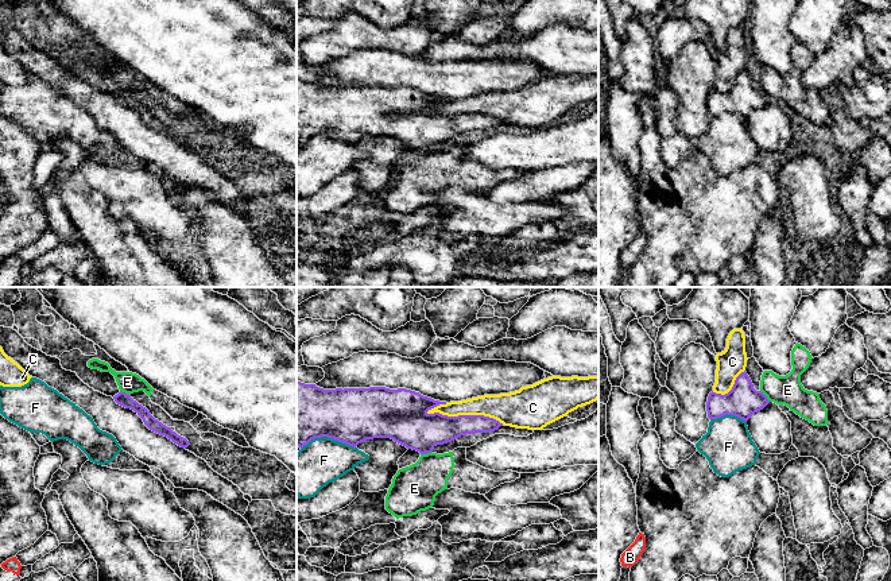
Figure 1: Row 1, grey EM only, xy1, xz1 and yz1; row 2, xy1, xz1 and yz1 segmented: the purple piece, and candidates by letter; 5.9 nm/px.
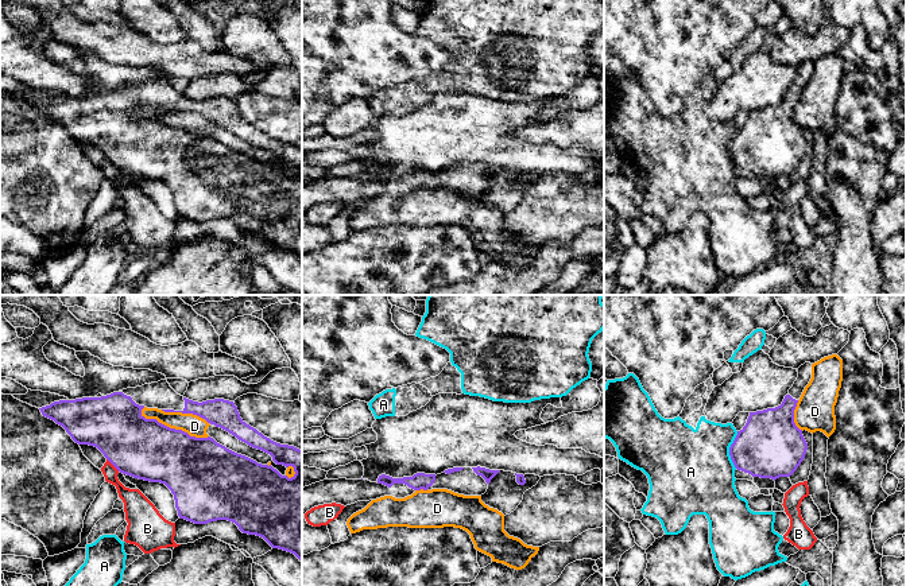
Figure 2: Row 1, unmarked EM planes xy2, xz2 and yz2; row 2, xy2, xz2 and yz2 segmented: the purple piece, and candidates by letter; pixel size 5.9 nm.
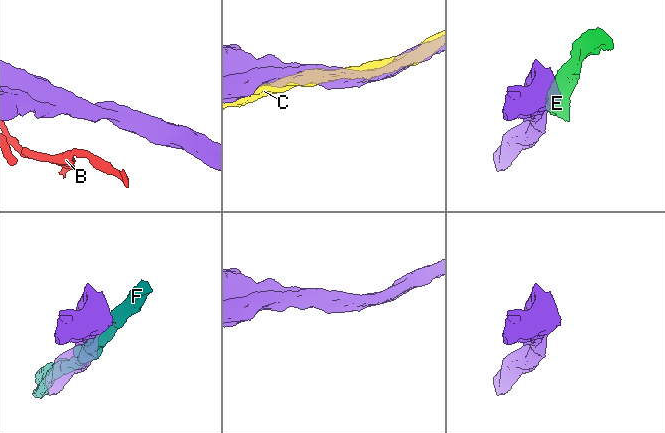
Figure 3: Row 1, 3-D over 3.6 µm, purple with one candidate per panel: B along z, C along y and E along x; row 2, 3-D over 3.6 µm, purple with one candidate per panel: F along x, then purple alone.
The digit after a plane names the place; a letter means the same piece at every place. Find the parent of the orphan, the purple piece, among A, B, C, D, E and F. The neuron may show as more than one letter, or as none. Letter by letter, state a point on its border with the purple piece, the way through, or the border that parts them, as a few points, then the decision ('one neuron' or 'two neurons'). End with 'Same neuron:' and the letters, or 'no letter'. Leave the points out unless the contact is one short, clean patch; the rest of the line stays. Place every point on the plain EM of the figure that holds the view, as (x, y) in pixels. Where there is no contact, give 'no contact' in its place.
A: meets purple in yz2 at (730, 148); two neurons
B: meets purple in xy2 at (113, 163); two neurons
C: meets purple in xz1 at (465, 113); two neurons
D: meets purple in xy2 at (173, 127); two neurons
E: meets purple in xz1 at (426, 151); border along xz1 (432, 148), (421, 153); two neurons
F: meets purple in xz1 at (328, 135); two neurons
Same neuron: no letter

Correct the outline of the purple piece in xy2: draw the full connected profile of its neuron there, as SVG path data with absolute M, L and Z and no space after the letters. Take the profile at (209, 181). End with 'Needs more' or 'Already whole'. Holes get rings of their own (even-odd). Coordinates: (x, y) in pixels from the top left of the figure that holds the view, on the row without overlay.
M167 78L127 86L107 94L98 92L94 96L76 98L31 88L26 93L12 94L39 106L43 115L62 124L76 141L97 145L120 171L164 182L174 193L179 217L194 222L232 220L243 232L260 234L272 247L291 251L302 260L302 148L276 141L247 123L233 100L224 97L193 100L178 93ZM144 105L197 113L248 144L270 152L276 163L293 164L295 172L289 176L271 163L258 162L210 135L190 135L156 117L146 117L142 113Z. Needs more

